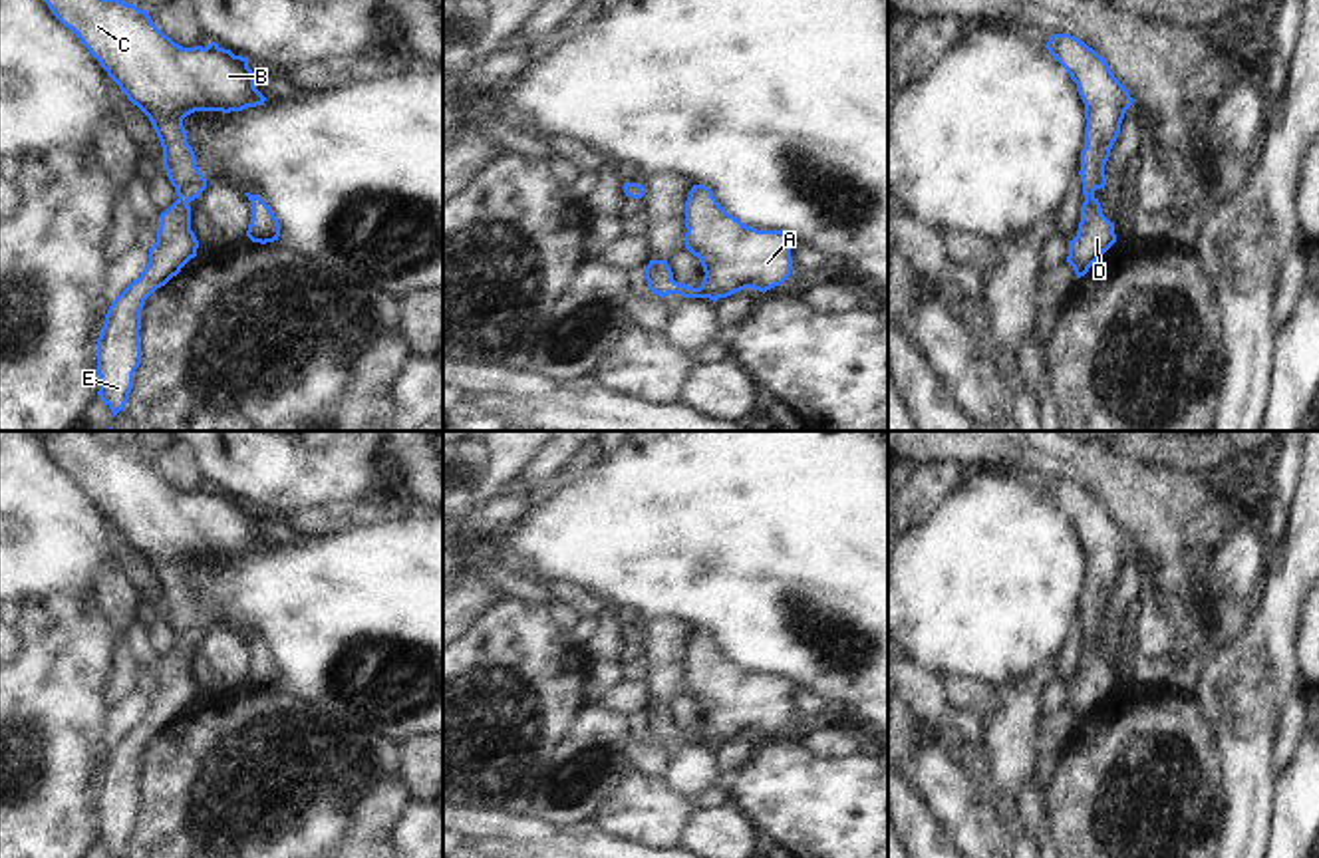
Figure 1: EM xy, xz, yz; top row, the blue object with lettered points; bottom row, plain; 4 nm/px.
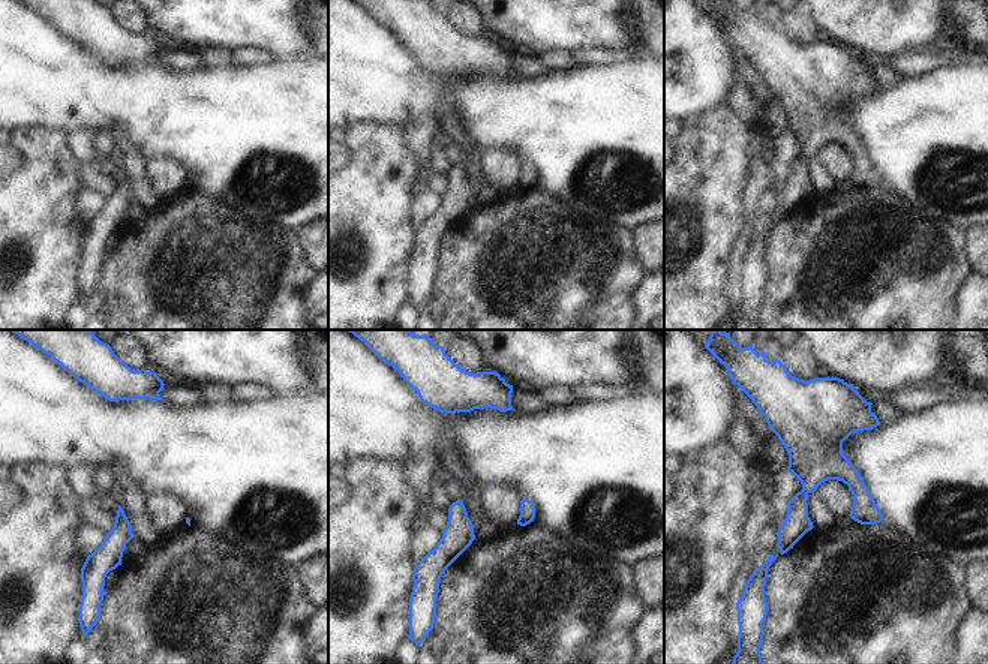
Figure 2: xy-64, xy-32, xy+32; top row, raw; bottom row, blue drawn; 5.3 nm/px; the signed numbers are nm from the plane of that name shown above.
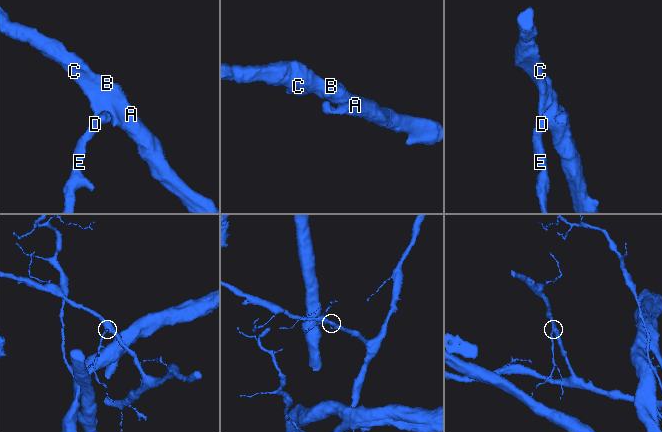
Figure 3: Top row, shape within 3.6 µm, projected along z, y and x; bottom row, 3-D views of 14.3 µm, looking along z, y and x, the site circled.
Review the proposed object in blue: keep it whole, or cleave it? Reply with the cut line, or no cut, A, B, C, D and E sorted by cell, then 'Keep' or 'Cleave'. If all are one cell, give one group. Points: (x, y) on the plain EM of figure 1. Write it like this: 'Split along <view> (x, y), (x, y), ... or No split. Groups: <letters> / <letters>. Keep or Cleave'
No split. Groups: A B C D E. Keep

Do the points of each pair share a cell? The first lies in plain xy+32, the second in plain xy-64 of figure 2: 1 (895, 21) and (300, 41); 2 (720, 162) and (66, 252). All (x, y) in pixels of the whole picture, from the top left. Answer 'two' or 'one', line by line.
1: one
2: one

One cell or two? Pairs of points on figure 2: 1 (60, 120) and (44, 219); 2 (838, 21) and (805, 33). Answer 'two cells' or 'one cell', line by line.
1: two cells
2: two cells

